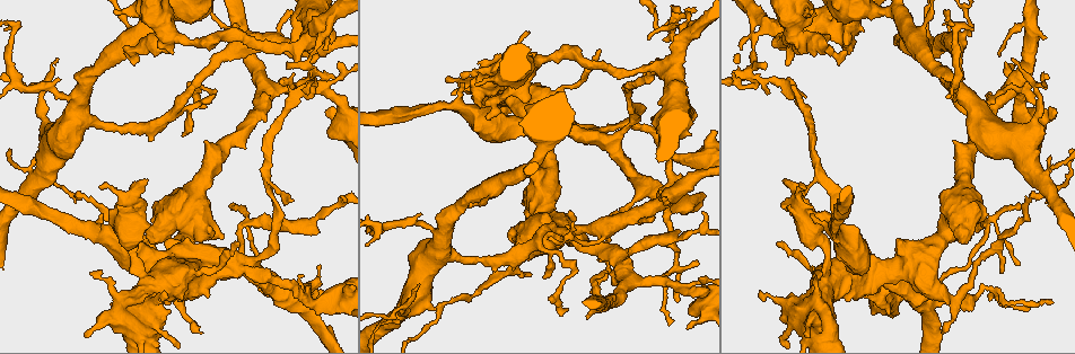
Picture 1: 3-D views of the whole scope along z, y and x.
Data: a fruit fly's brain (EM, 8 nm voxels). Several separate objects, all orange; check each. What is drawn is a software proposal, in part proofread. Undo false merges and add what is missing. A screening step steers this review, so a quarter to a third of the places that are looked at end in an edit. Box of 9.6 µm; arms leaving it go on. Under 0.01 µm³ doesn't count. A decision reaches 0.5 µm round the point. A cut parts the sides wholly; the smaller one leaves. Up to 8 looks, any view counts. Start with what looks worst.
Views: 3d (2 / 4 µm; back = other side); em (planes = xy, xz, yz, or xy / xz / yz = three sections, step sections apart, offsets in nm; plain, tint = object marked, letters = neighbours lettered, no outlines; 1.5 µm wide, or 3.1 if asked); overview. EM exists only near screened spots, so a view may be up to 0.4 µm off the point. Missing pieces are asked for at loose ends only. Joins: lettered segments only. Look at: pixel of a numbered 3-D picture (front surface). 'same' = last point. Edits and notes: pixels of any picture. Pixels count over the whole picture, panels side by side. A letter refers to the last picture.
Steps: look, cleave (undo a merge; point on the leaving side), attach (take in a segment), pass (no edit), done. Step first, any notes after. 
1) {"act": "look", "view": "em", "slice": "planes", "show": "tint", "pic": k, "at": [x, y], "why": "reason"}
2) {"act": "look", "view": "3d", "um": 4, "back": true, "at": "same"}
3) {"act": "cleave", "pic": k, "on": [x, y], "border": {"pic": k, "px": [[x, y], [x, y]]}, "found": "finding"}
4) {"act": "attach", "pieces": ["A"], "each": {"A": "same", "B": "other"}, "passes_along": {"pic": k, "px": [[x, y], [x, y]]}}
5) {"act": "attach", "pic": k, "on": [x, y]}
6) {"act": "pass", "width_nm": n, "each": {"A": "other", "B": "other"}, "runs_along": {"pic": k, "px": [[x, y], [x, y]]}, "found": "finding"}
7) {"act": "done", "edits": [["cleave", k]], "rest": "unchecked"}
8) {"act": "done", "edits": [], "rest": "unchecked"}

{"act": "look", "view": "3d", "um": 2, "pic": 1, "at": [753, 81], "why": "arms part here"}

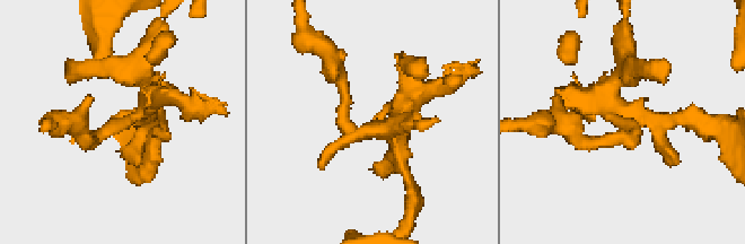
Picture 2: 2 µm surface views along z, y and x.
{"act": "look", "view": "em", "slice": "yz", "step": 8, "show": "tint", "pic": 2, "at": [143, 114], "why": "now the EM"}

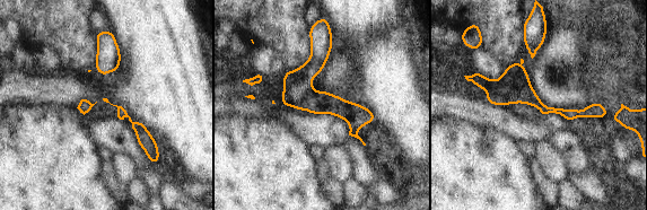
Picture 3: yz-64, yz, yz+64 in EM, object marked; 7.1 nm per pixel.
{"act": "look", "view": "em", "slice": "planes", "show": "letters", "at": "same", "why": "another direction"}

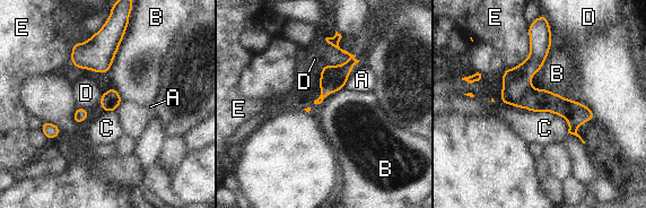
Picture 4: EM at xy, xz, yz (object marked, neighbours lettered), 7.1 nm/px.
{"act": "pass", "longest_contact_nm": ["B", 360], "each": {"A": "other", "B": "other", "C": "other", "D": "other", "E": "other"}, "border": {"pic": 4, "px": [[527, 110], [562, 116], [568, 132]]}, "found": "continuous, no second neuron"}

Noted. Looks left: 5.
{"act": "look", "view": "3d", "um": 4, "pic": 1, "at": [987, 223], "why": "abrupt turn"}

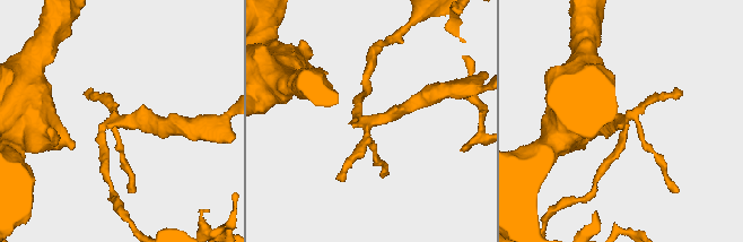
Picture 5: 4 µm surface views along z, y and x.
{"act": "look", "view": "em", "slice": "xy", "step": 4, "show": "tint", "pic": 5, "at": [366, 122], "why": "now the EM"}

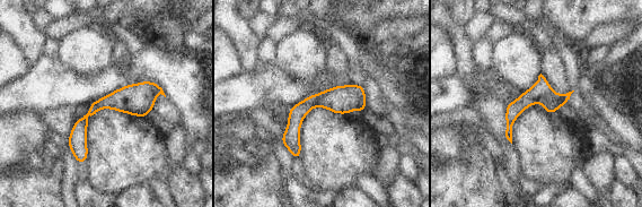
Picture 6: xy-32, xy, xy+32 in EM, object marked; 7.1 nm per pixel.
{"act": "look", "view": "em", "slice": "xy", "step": 4, "show": "letters", "at": "same"}

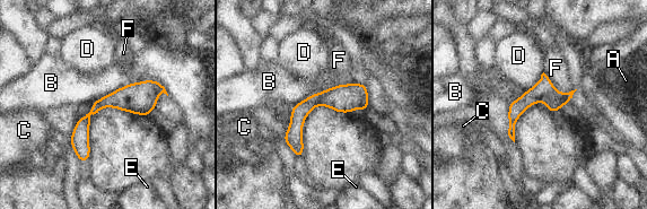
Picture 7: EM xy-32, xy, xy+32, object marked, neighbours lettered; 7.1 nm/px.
{"act": "cleave", "pic": 7, "on": [347, 97], "each": {"A": "other", "B": "other", "C": "other", "D": "other", "E": "other", "F": "other"}, "border": {"pic": 7, "px": [[338, 85], [325, 92], [316, 104]]}, "found": "a second neuron is stuck on"}

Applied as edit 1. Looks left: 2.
{"act": "look", "view": "em", "um": 3.1, "slice": "yz", "step": 16, "show": "letters", "pic": 1, "at": [941, 332], "why": "branch stops here"}

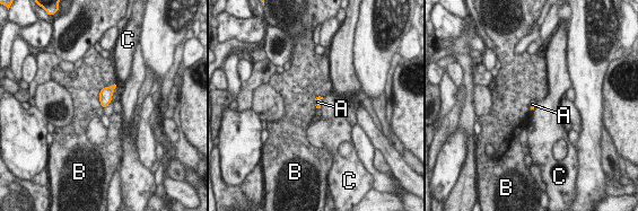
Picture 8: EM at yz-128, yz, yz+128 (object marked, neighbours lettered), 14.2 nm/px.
{"act": "look", "view": "em", "um": 3.1, "slice": "xz", "step": 8, "show": "letters", "at": "same"}

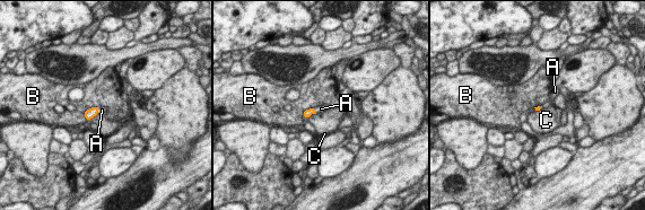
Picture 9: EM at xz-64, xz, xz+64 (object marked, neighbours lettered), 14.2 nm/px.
{"act": "attach", "pieces": ["A"], "each": {"A": "same", "B": "other", "C": "other"}, "found": "the neuron continues"}

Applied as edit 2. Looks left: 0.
{"act": "done", "edits": [["cleave", 7], ["attach", 9]], "rest": "unchecked"}

